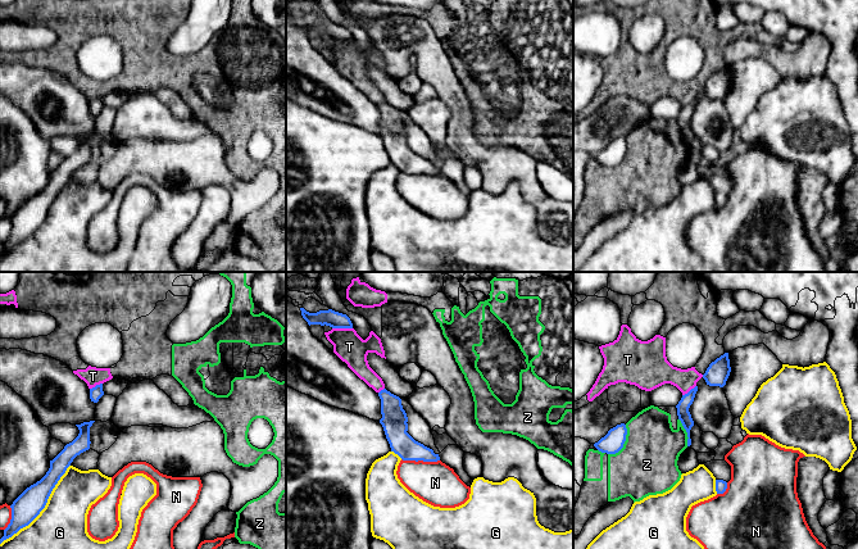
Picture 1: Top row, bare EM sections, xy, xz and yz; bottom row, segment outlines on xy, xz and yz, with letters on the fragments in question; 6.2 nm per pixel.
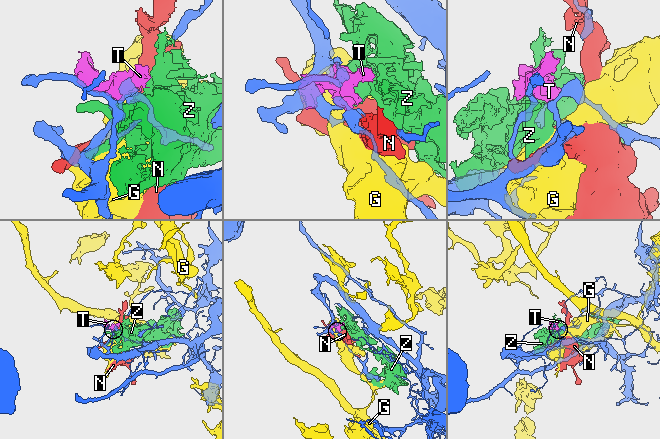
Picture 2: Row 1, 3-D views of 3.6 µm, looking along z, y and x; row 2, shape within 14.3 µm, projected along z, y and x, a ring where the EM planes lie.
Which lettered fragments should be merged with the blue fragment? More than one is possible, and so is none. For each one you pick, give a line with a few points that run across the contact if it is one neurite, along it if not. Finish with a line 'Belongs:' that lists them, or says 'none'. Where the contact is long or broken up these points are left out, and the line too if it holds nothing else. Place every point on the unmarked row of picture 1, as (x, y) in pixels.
Belongs: none

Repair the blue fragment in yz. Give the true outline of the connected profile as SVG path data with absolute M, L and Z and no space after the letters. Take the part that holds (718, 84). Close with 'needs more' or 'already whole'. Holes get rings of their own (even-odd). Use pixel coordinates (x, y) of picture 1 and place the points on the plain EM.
M725 65L723 68L721 68L709 77L705 86L703 87L703 91L709 99L723 100L730 89L730 85L731 80L730 80L728 65Z | already whole

